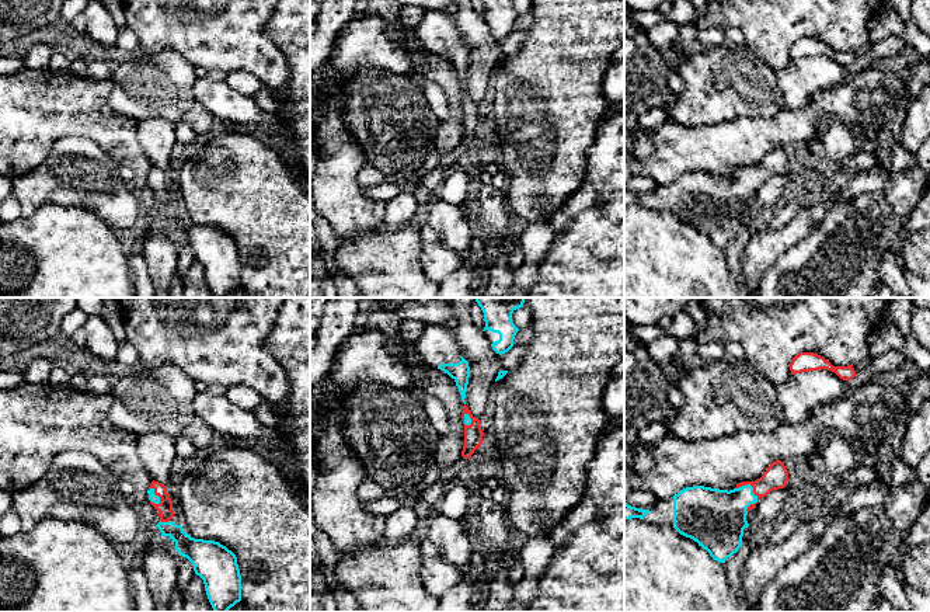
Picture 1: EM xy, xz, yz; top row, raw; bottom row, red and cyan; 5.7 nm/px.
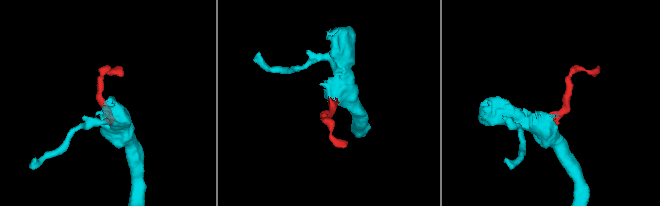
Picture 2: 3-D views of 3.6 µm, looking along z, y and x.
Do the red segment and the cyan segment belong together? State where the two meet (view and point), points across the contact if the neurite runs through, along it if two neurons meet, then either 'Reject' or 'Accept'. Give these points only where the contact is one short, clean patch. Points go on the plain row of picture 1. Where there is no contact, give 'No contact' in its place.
Touches red at yz (758, 184). Path across: yz (776, 162), (758, 184), (742, 184), (718, 202). Accept

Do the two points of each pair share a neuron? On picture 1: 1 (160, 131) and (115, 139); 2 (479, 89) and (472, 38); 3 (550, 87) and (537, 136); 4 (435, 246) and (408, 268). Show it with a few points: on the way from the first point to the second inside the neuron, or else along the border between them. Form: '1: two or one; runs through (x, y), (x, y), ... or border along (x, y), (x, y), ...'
1: two; border along (136, 122), (136, 139), (153, 164)
2: one; runs through (479, 76), (480, 51)
3: one; runs through (549, 100), (544, 124)
4: two; border along (418, 230), (421, 267), (429, 278), (438, 282)

